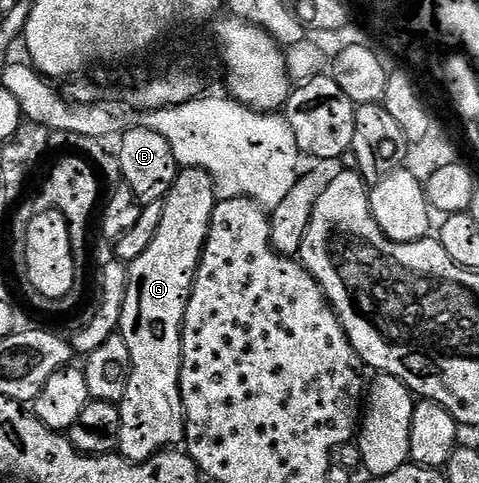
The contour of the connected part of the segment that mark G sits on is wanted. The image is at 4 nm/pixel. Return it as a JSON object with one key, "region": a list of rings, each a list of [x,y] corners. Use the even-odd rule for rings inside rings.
{"region":[[[181,168],[174,178],[174,186],[170,186],[168,195],[162,203],[162,222],[158,224],[158,234],[154,242],[146,248],[142,258],[128,264],[128,285],[126,286],[126,302],[122,306],[120,319],[120,337],[130,349],[130,386],[126,386],[126,394],[118,405],[122,418],[122,434],[120,435],[119,455],[125,456],[133,464],[140,464],[151,456],[165,450],[175,449],[185,443],[186,414],[180,389],[182,374],[182,330],[186,318],[186,306],[192,297],[192,287],[200,259],[204,254],[204,243],[208,238],[211,219],[214,218],[214,206],[218,199],[214,178],[201,168]]]}

